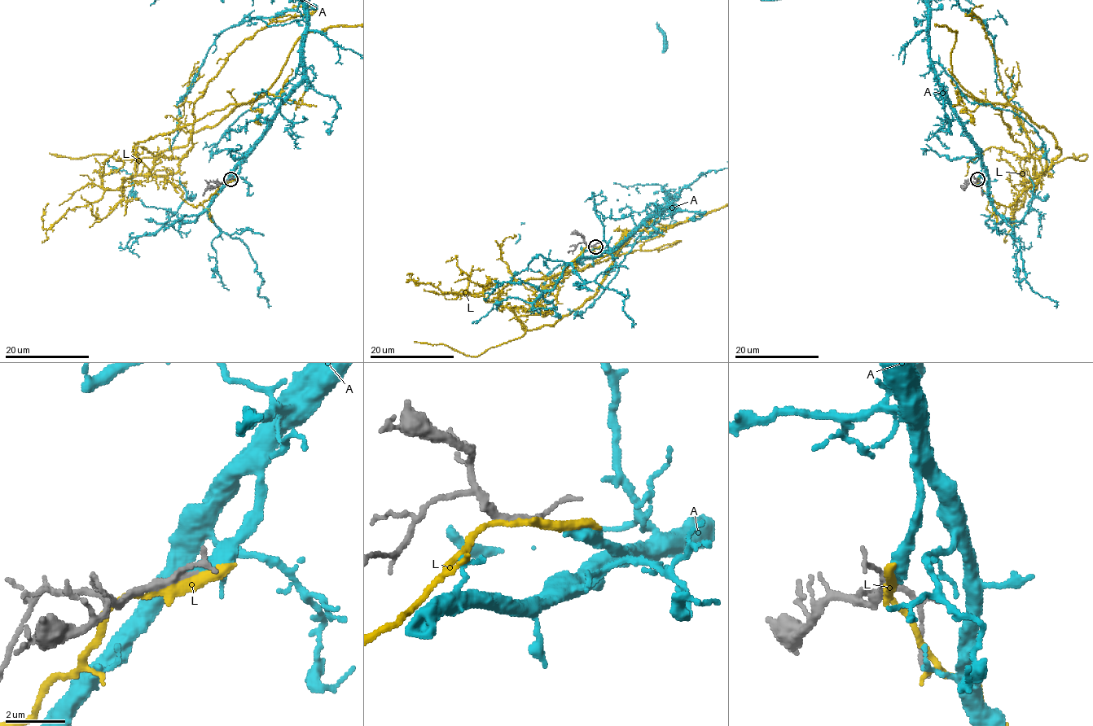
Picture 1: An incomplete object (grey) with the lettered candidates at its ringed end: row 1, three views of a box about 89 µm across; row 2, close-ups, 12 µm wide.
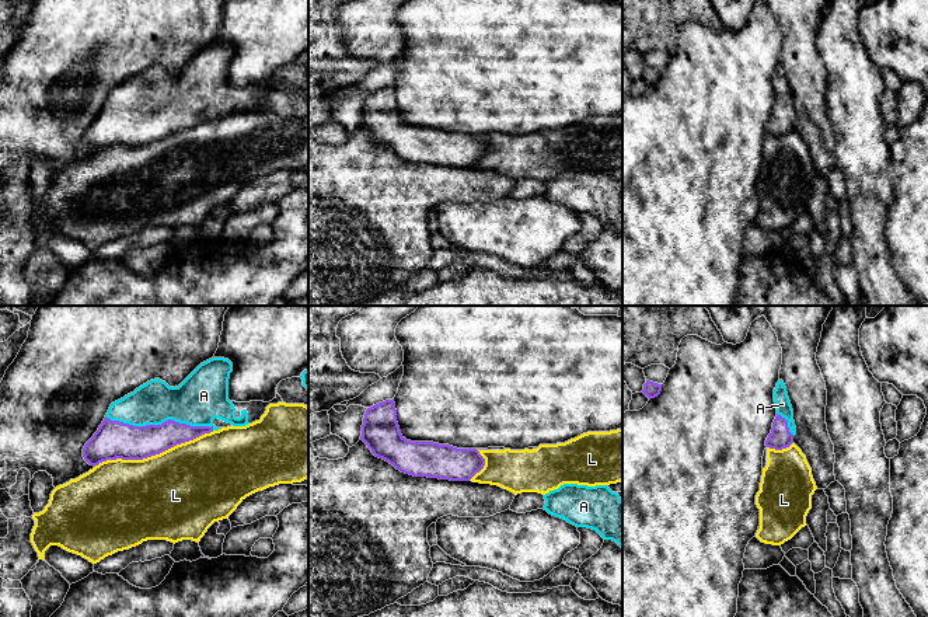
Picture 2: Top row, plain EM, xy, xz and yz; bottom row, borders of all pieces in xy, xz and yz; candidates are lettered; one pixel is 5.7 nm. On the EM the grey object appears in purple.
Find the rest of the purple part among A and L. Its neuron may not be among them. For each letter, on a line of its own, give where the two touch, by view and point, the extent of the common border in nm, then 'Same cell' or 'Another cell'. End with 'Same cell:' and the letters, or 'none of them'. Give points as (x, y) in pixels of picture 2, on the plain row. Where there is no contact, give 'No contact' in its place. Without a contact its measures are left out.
A: Touches purple at xy (160, 111). Shared border 650 nm. Same cell
L: Touches purple at xy (153, 140). Shared border 700 nm. Another cell
Same cell: A

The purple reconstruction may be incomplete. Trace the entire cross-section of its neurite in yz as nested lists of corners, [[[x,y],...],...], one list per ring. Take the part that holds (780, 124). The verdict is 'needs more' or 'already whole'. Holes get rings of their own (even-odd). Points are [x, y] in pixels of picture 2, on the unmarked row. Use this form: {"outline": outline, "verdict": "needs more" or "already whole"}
{"outline": [[[782,66],[777,69],[774,76],[774,88],[777,102],[772,108],[771,119],[765,126],[765,132],[770,135],[782,136],[793,129],[793,122],[796,121],[793,95]]], "verdict": "needs more"}

